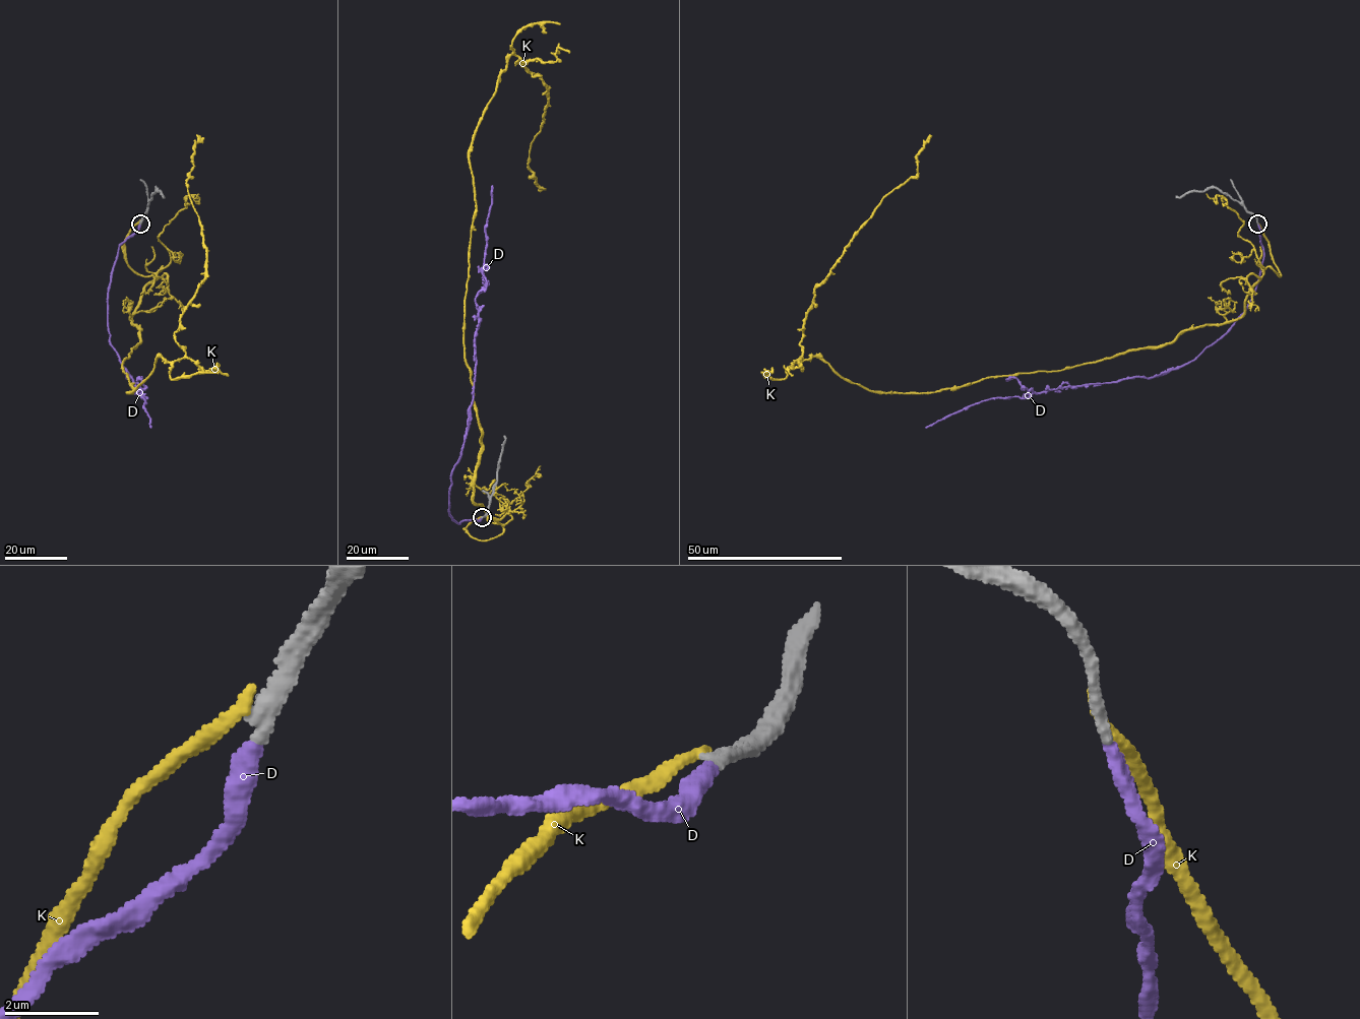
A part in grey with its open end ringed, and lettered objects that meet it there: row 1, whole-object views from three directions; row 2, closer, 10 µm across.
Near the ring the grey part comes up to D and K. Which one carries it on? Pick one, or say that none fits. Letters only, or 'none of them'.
D

